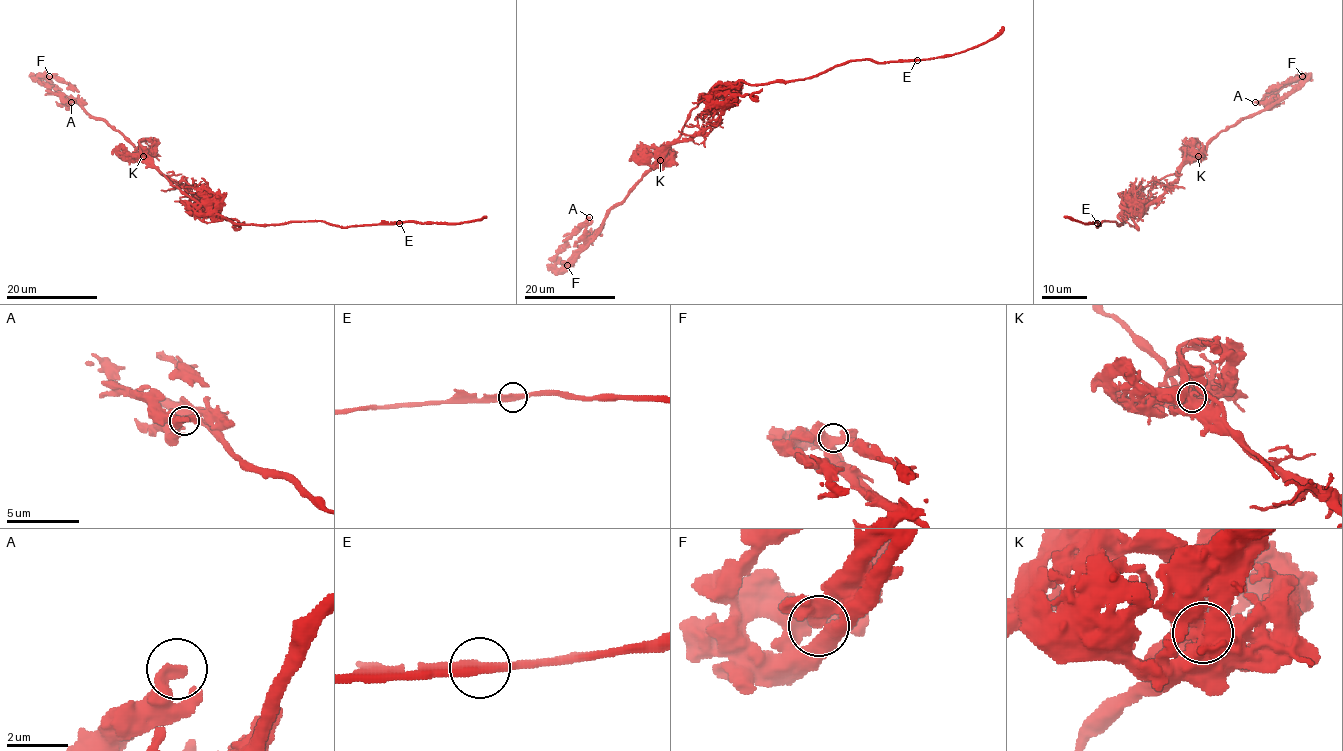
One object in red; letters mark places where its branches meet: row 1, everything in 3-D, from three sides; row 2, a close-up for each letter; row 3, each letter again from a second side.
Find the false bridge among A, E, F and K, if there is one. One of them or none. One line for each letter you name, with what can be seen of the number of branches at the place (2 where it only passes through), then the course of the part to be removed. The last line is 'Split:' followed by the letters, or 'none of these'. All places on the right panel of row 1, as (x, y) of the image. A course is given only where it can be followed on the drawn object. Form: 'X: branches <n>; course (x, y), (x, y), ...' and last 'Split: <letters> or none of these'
K: branches 4; course (1198, 156), (1194, 139), (1179, 168), (1127, 201), (1121, 223), (1096, 226), (1063, 217)
Split: K

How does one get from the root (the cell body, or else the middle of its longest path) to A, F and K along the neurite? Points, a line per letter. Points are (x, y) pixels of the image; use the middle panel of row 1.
A: (708, 96), (692, 109), (663, 159), (609, 211), (603, 224), (566, 261), (556, 259), (589, 217)
F: (708, 96), (692, 109), (681, 134), (665, 149), (663, 159), (609, 211), (603, 224), (567, 260), (567, 265)
K: (708, 96), (692, 109), (681, 134), (665, 149), (660, 160)

